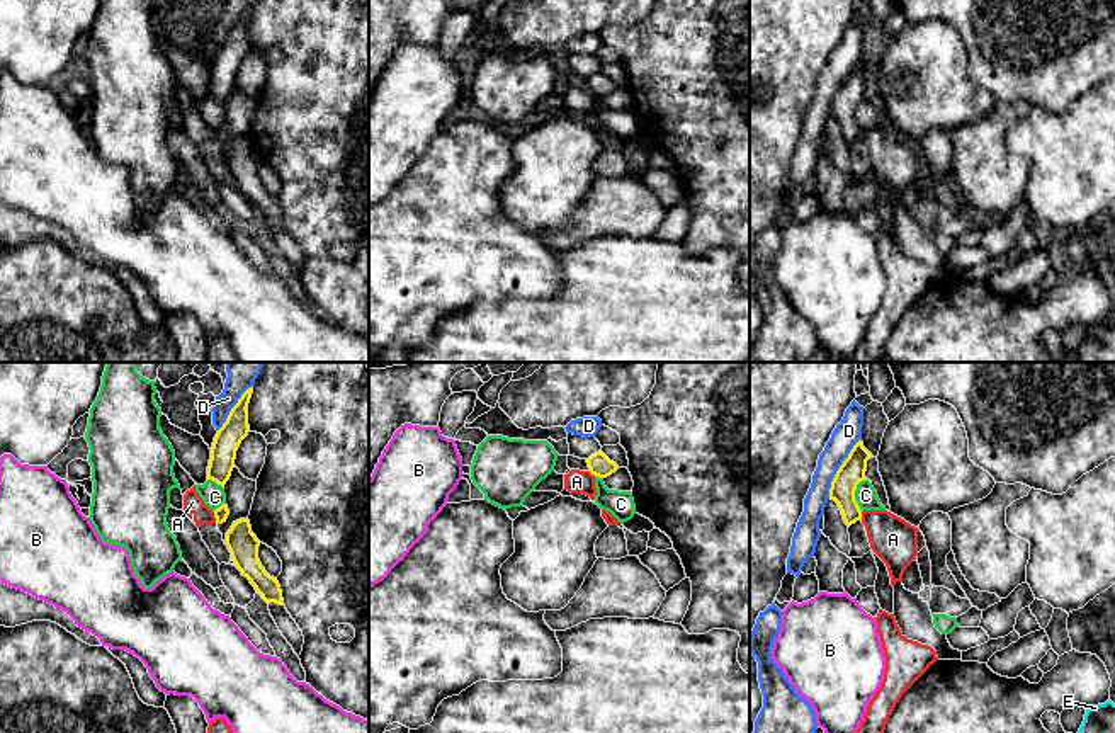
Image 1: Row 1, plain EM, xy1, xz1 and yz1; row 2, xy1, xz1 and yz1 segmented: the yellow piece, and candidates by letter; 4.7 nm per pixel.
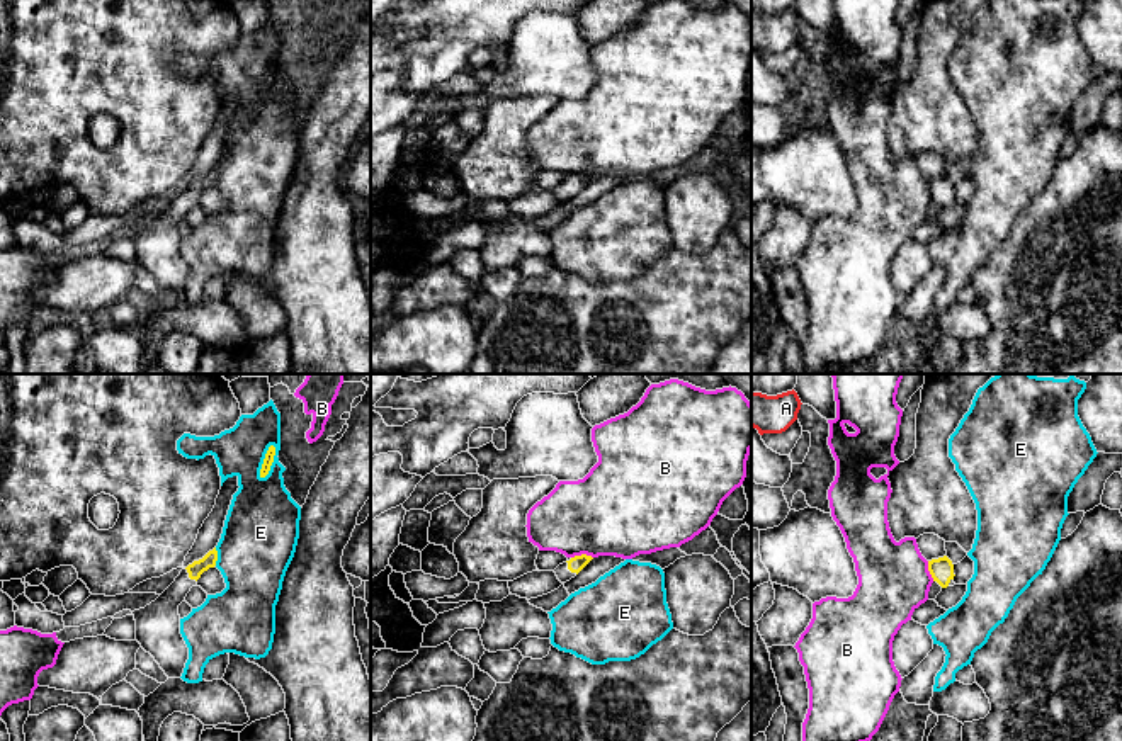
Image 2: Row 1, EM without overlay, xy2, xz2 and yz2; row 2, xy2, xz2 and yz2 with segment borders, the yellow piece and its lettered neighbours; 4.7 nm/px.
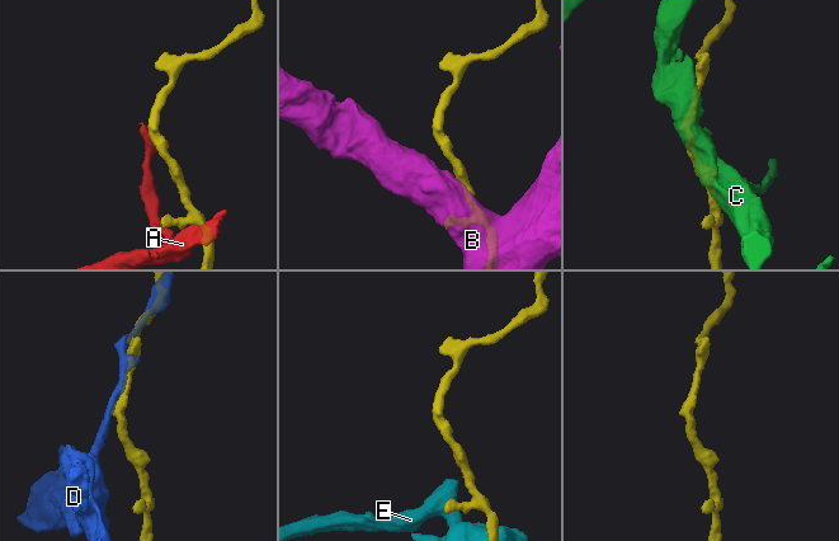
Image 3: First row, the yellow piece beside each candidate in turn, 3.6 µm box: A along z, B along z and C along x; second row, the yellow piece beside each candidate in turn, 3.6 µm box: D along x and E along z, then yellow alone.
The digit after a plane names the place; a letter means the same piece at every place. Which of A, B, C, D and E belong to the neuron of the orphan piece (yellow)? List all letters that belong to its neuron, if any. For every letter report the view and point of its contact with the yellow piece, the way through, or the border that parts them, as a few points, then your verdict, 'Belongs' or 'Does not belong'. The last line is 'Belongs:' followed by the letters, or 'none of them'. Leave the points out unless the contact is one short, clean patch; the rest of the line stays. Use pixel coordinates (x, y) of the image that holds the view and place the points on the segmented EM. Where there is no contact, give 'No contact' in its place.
A: Touches yellow at xy1 (215, 516). Boundary: xy1 (213, 512), (216, 522). Does not belong
B: Touches yellow at xz2 (582, 554). Does not belong
C: Touches yellow at yz1 (854, 494). Boundary: yz1 (865, 478), (855, 490), (855, 502), (862, 511). Does not belong
D: Touches yellow at yz1 (838, 470). Does not belong
E: Touches yellow at xy2 (264, 461). Does not belong
Belongs: none of them

